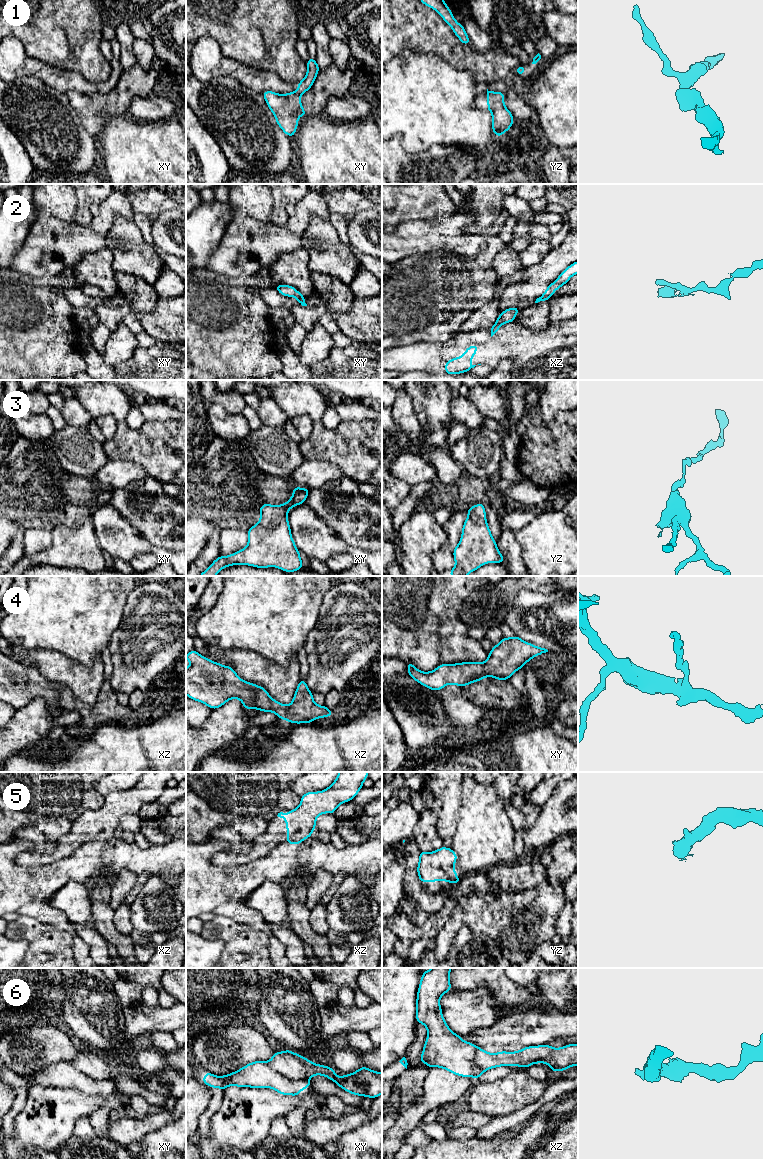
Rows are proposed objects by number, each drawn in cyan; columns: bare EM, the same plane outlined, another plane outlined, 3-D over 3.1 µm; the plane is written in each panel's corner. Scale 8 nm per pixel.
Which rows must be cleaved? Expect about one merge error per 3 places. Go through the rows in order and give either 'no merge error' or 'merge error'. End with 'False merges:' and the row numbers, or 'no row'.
1: merge error
2: merge error
3: no merge error
4: no merge error
5: merge error
6: merge error
False merges: 1, 2, 5, 6

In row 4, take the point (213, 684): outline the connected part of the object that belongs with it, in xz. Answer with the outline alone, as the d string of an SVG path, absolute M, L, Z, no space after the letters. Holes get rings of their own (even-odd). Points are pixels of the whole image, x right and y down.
M192 650L186 658L190 666L186 668L186 695L194 701L199 701L211 709L217 709L230 699L240 699L245 709L257 709L263 712L273 712L280 719L289 723L311 723L317 718L332 717L332 710L325 705L317 705L313 700L313 694L308 689L305 679L299 682L293 700L289 706L272 699L266 689L256 684L242 680L231 666L213 662Z

